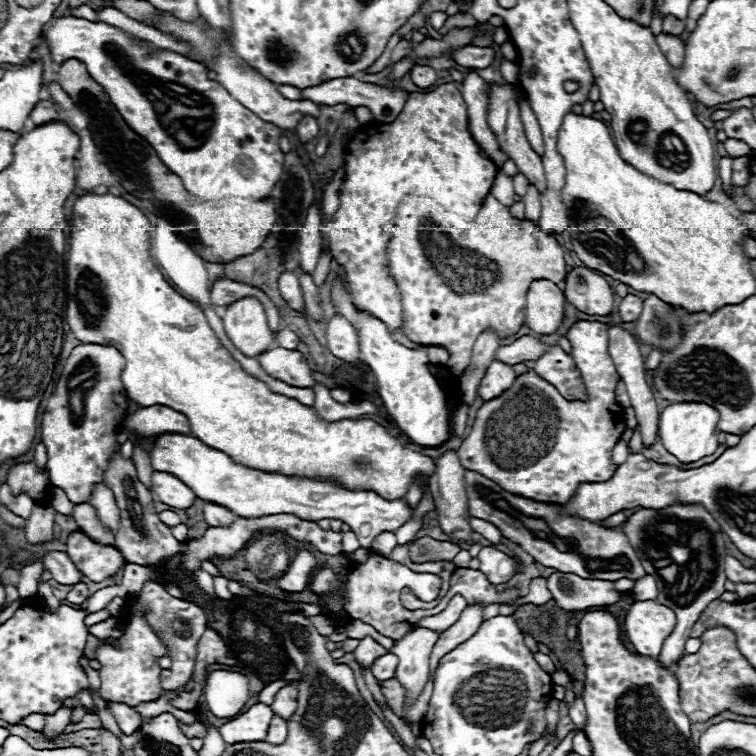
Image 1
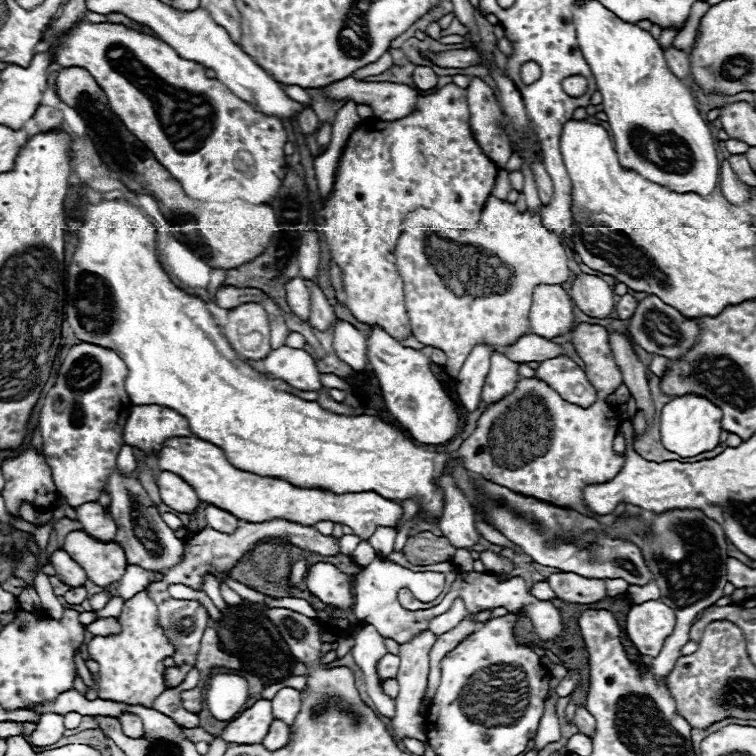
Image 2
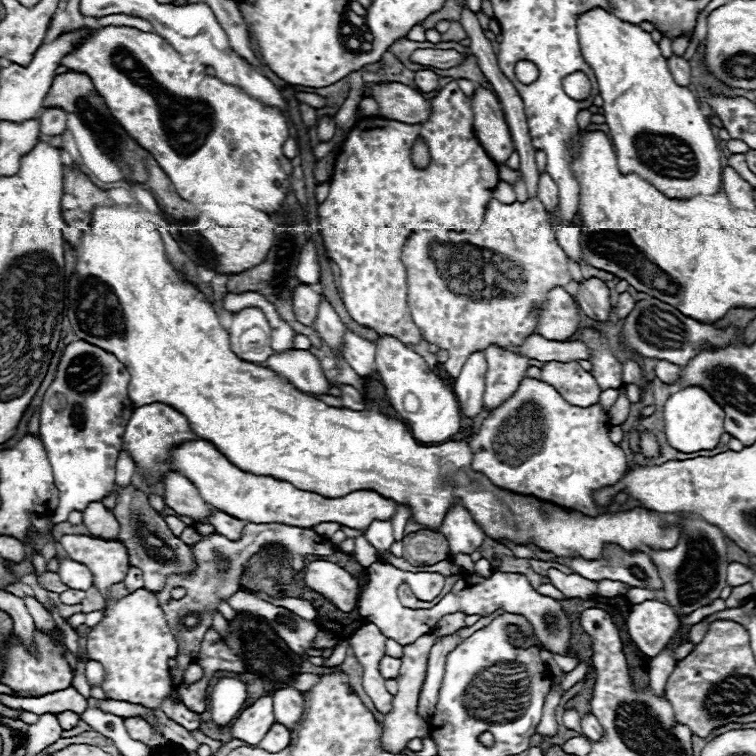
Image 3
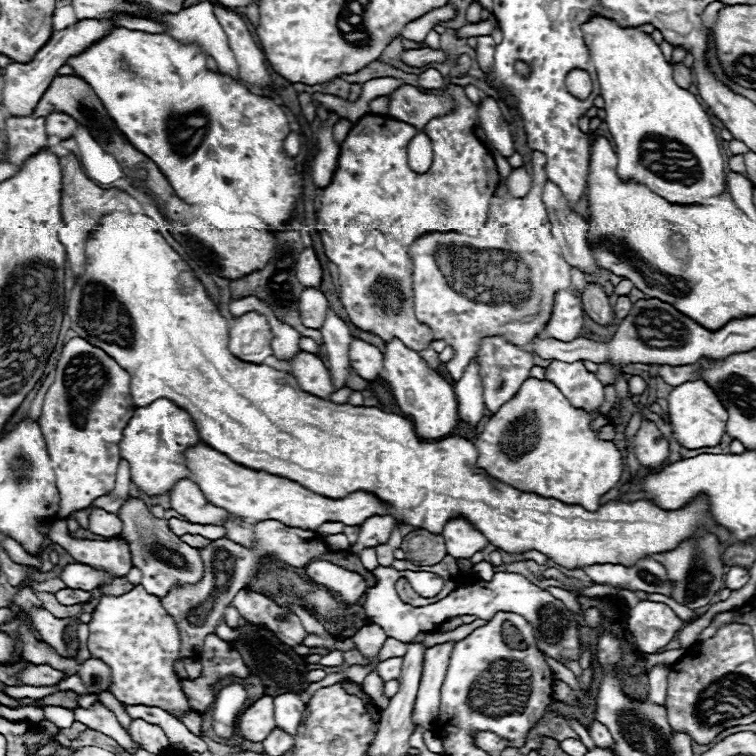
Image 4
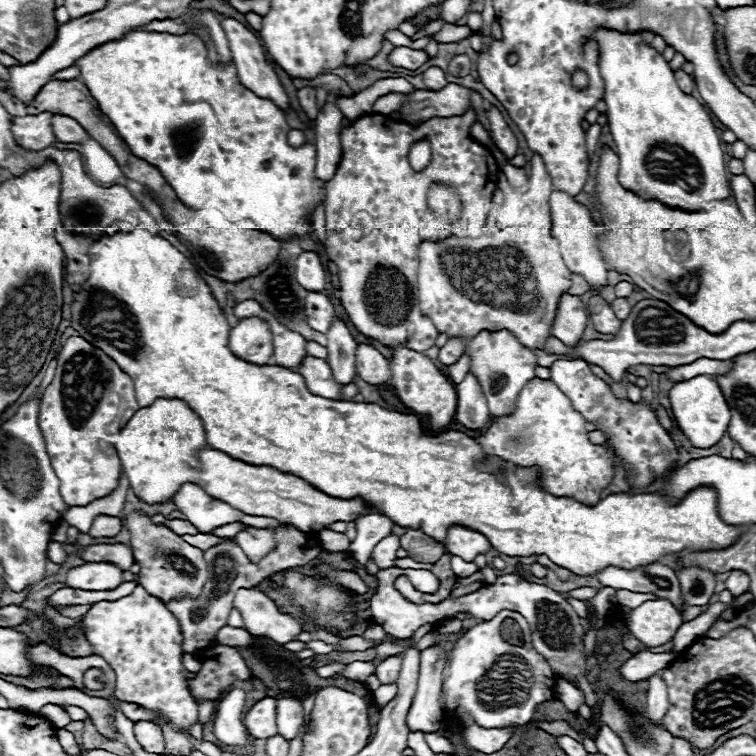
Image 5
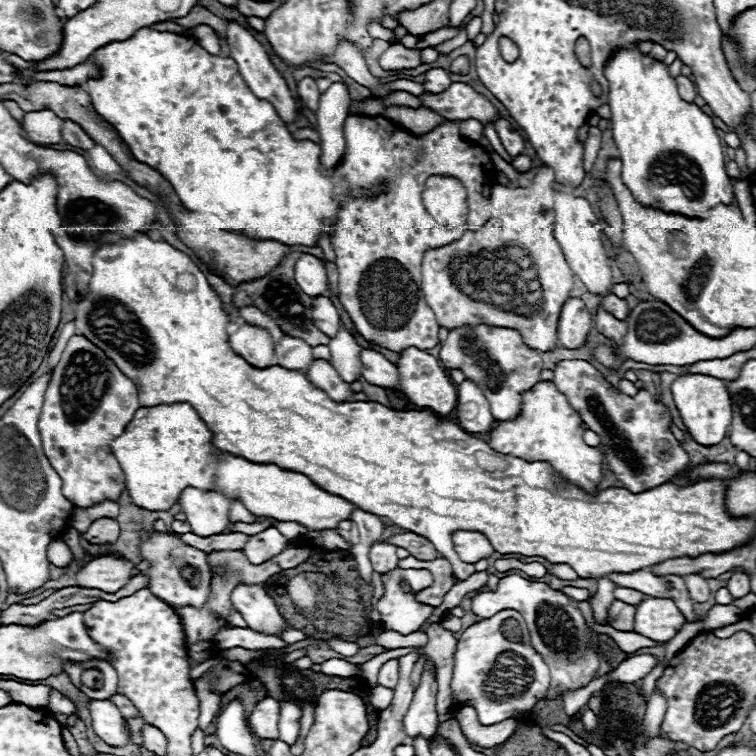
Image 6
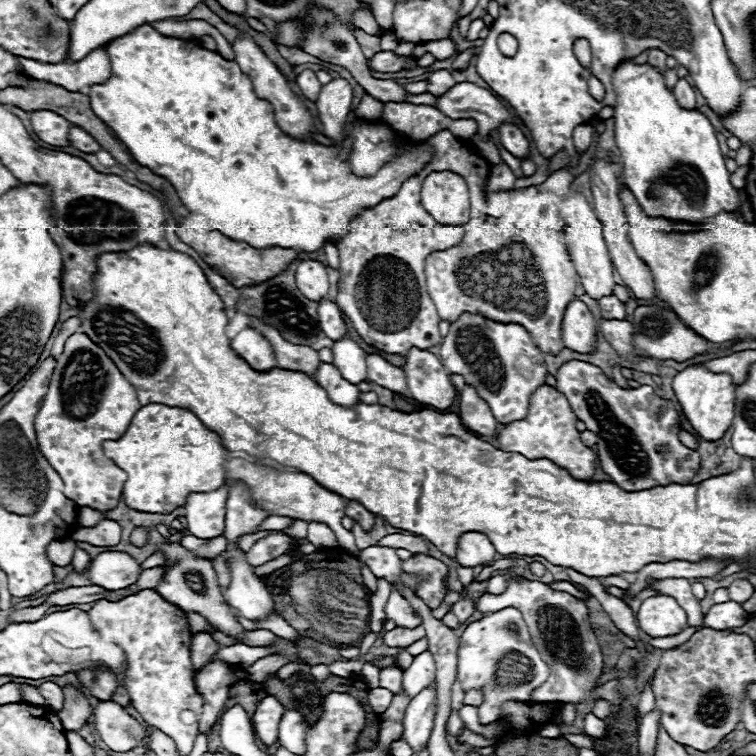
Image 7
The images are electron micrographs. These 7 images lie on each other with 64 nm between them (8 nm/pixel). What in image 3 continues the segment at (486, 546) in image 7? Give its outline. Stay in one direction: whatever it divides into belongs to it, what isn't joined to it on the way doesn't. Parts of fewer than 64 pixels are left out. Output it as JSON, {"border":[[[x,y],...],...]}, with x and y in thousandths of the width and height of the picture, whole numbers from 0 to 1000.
{"border":[[[603,664],[590,677],[579,704],[590,709],[598,735],[606,733],[606,730],[624,733],[640,717],[638,698],[627,690],[624,680],[611,669],[611,664]]]}

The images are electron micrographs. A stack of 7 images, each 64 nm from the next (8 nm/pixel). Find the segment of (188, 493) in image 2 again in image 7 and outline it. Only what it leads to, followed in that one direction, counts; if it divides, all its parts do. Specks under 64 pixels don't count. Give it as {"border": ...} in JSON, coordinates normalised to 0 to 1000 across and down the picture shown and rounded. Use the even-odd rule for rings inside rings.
{"border":[[[299,643],[280,651],[251,651],[243,667],[249,704],[262,712],[294,709],[299,688],[299,659]],[[392,688],[378,698],[378,706],[389,714],[397,714],[397,712],[405,712],[405,701],[407,701],[407,693],[399,688]]]}

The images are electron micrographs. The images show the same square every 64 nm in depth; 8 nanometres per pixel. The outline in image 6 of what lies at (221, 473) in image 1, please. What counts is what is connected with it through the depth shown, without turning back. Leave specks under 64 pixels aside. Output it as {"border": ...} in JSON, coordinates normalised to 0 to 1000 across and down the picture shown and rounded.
{"border":[[[291,601],[283,619],[286,640],[280,648],[294,651],[302,661],[317,661],[328,677],[344,685],[362,685],[370,690],[394,690],[407,701],[444,701],[462,714],[462,704],[447,700],[450,688],[463,688],[463,680],[471,675],[471,667],[434,653],[431,648],[421,646],[410,632],[402,627],[392,627],[384,622],[370,622],[362,614],[336,614],[323,606],[307,601]]]}

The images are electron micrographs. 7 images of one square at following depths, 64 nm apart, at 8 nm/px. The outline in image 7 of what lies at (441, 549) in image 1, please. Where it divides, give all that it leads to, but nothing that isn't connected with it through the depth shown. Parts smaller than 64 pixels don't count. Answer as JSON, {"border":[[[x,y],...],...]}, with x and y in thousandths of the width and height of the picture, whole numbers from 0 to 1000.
{"border":[[[513,706],[508,709],[503,717],[503,722],[513,722],[513,725],[534,725],[534,728],[542,728],[545,733],[566,733],[566,720],[548,709],[548,706]]]}

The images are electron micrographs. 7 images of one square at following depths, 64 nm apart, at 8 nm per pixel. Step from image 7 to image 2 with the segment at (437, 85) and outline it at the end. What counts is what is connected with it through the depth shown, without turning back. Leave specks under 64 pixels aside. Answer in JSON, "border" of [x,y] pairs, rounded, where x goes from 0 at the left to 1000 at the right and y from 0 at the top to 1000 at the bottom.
{"border":[[[550,87],[545,103],[548,103],[548,111],[550,111],[556,119],[577,116],[577,108],[579,108],[579,101],[574,98],[574,93],[571,93],[569,87]]]}

